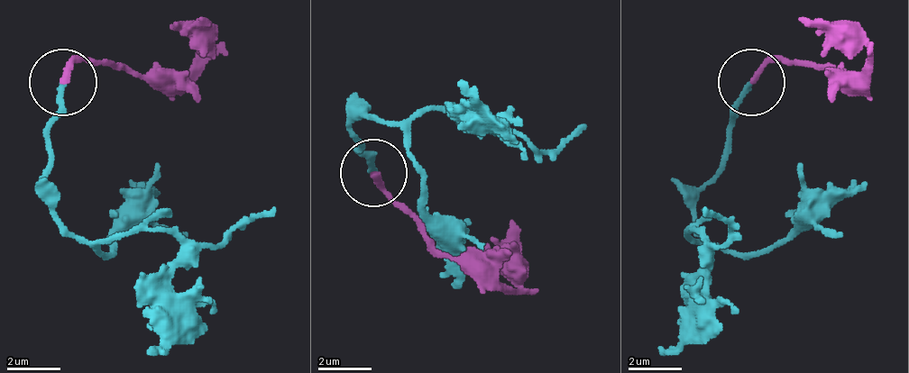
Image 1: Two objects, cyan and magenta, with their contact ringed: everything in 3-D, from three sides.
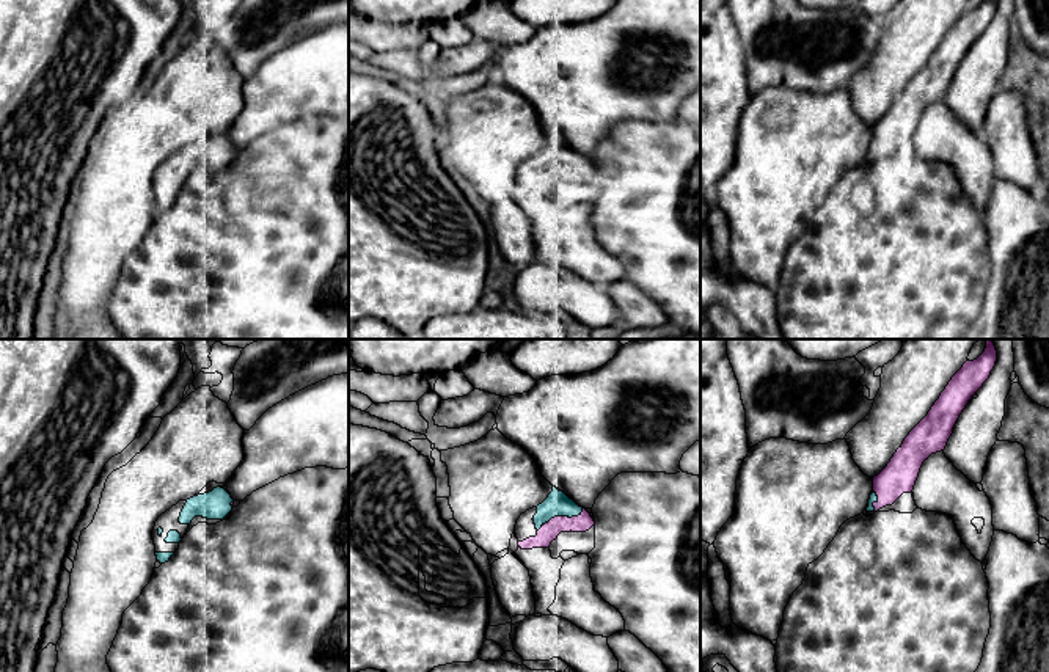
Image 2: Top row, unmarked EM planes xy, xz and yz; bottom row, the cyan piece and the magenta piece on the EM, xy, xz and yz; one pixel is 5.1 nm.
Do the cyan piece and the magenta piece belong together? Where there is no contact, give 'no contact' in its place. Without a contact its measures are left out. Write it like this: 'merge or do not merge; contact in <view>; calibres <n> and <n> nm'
merge; contact in xz; calibres 130 and 90 nm

